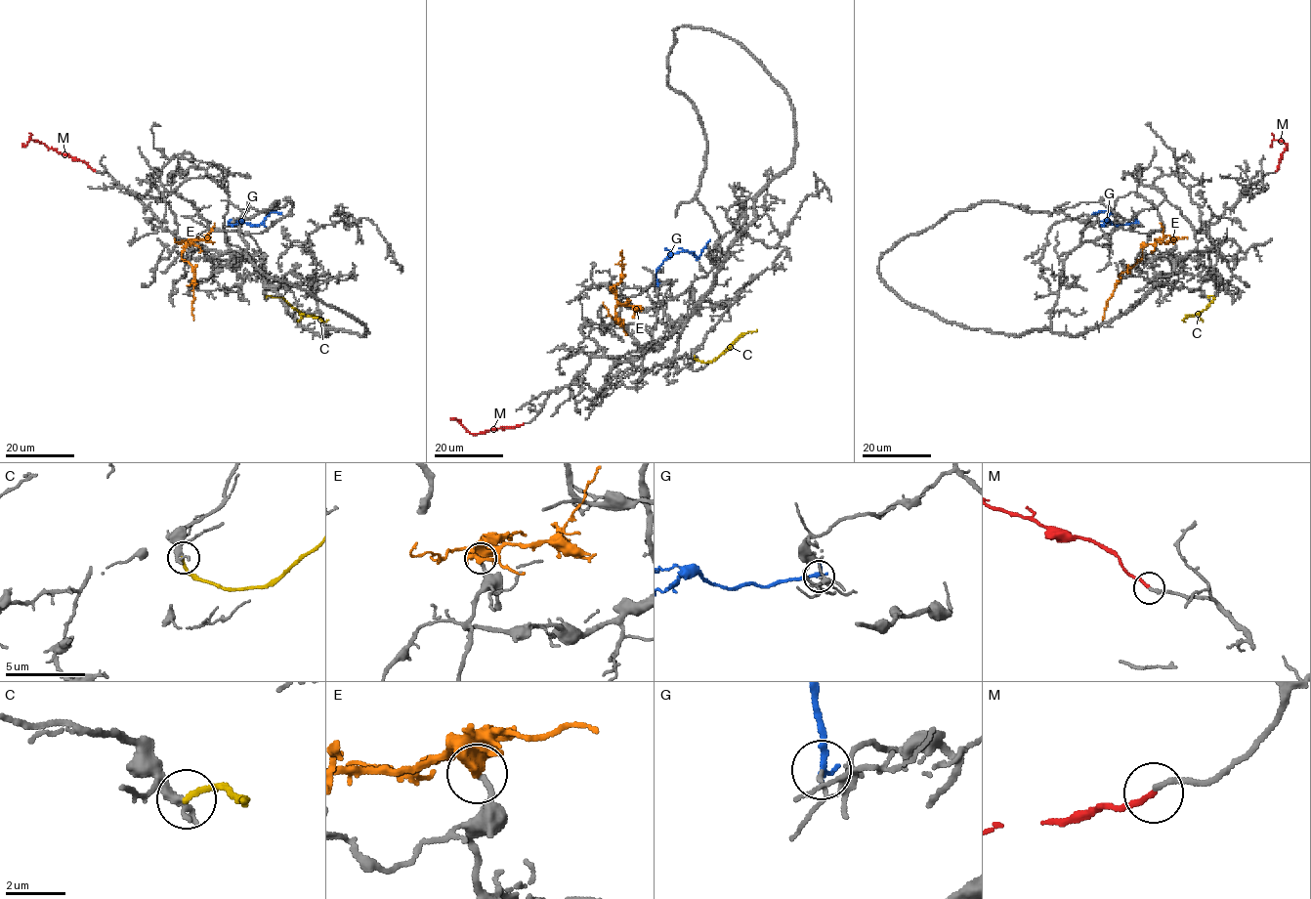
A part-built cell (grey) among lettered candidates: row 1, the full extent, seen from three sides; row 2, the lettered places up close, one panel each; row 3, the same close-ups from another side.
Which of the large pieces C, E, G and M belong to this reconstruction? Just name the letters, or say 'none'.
M

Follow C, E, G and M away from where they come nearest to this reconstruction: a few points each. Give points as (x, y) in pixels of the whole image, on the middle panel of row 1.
C: (694, 355), (703, 362), (712, 362), (743, 335), (756, 330)
E: (616, 321), (615, 294), (610, 288), (621, 278), (619, 254), (622, 249)
G: (656, 284), (656, 270), (663, 262), (680, 252), (688, 251), (699, 257), (710, 239)
M: (523, 424), (472, 434), (449, 418)

